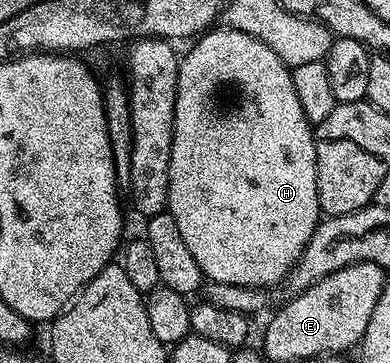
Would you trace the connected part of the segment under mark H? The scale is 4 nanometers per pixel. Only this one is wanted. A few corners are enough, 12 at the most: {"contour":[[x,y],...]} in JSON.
{"contour":[[204,32],[167,207],[208,282],[278,286],[321,220],[288,65]]}

